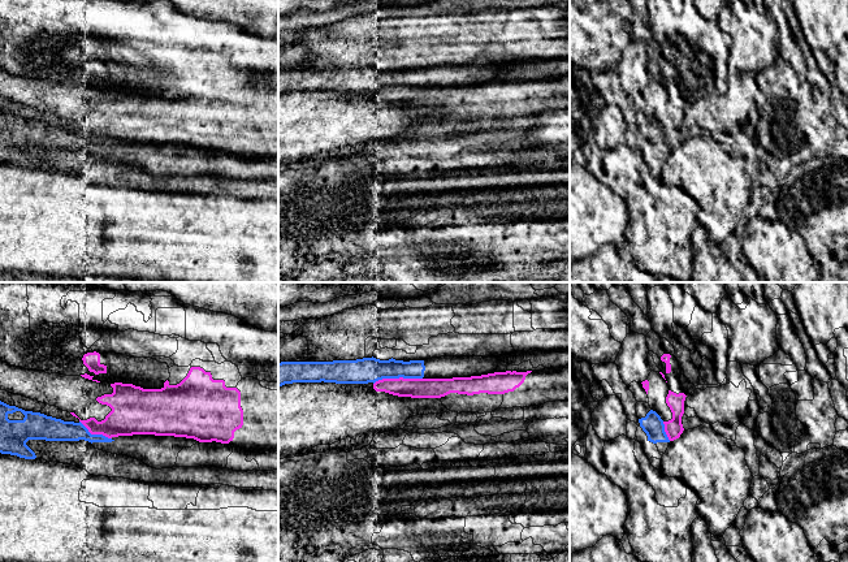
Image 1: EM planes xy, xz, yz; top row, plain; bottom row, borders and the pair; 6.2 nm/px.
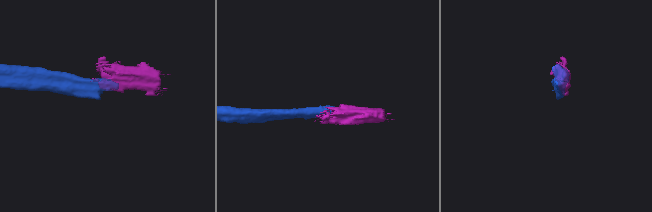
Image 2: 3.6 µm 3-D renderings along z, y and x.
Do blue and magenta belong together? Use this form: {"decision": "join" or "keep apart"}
{"decision": "keep apart"}

